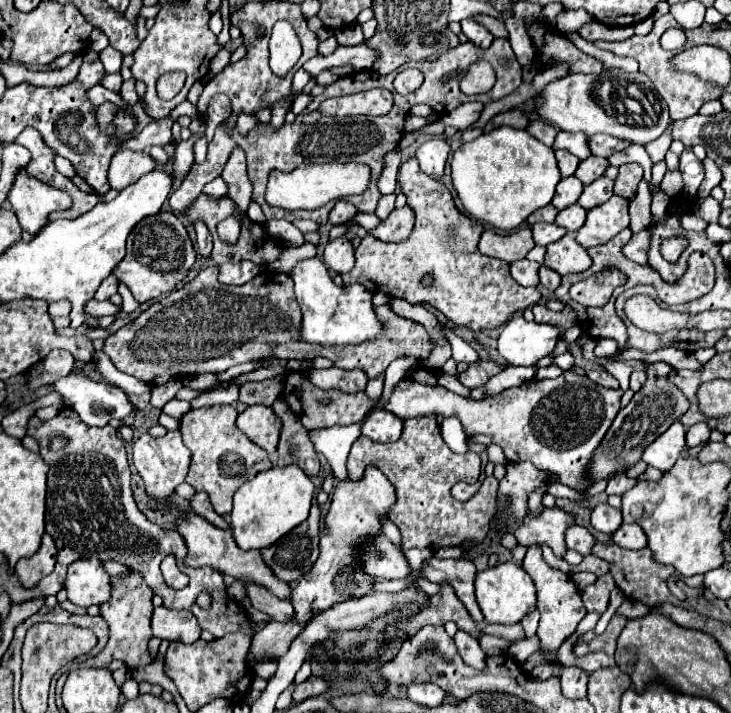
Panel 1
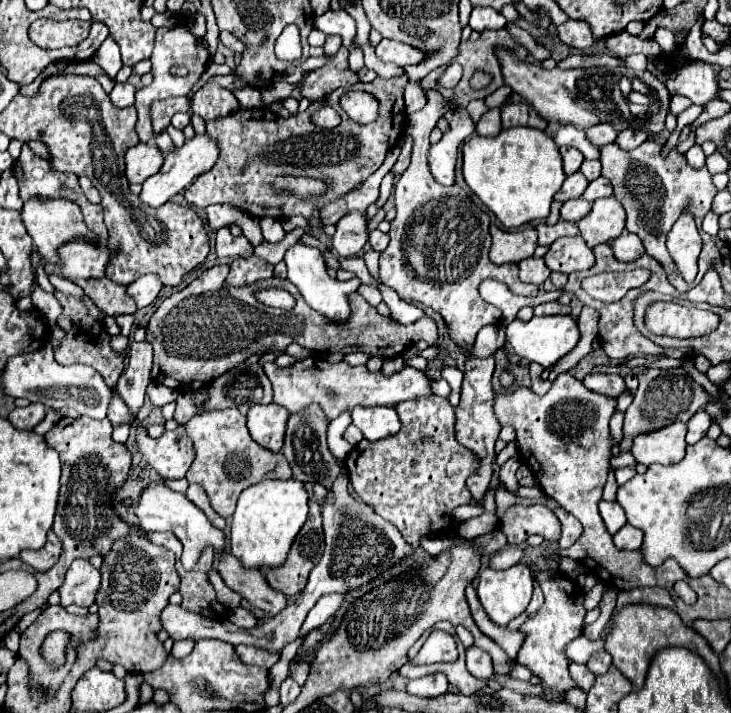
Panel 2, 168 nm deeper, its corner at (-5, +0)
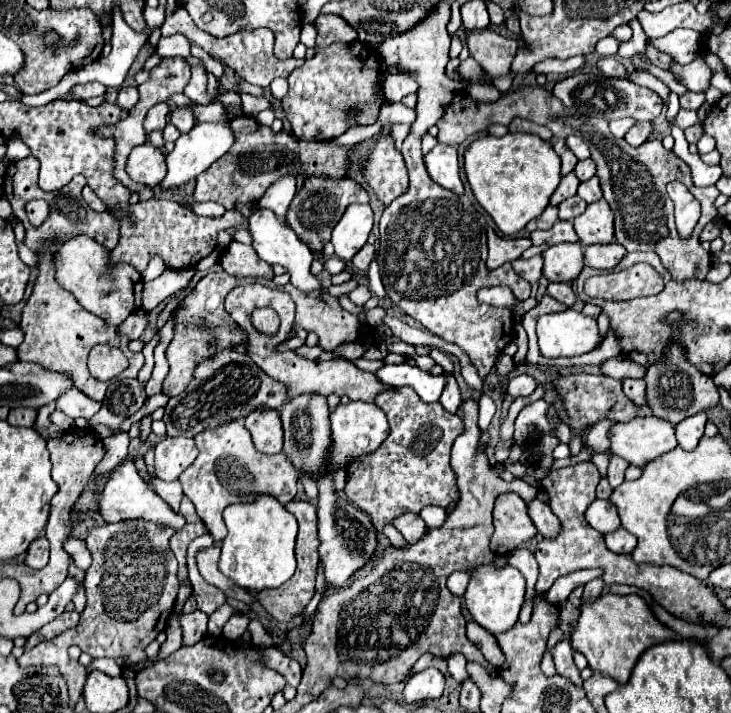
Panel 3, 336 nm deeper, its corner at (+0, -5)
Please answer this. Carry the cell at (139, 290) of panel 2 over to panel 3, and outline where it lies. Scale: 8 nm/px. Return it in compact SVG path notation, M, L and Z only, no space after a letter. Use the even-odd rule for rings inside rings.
M166 270L156 280L144 282L144 288L142 288L142 308L144 310L156 308L162 300L172 296L174 292L186 288L192 276L194 276L192 270Z

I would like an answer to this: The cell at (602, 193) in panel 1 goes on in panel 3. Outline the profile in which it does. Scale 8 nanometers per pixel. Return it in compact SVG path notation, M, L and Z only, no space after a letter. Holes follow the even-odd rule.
M598 176L590 178L588 182L582 182L582 184L578 186L578 196L580 196L582 200L586 200L588 204L598 202L598 200L602 198L602 188L600 188L600 182L598 182Z

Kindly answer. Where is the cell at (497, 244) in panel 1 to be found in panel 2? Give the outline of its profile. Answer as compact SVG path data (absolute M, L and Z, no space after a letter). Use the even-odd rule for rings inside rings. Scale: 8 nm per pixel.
M491 225L491 251L489 259L497 265L503 263L519 263L525 257L531 257L537 247L537 231L525 229L525 231L505 231L497 225Z

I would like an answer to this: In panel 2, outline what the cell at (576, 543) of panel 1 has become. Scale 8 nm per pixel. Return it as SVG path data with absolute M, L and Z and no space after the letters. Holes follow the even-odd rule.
M553 509L553 513L555 513L555 517L561 523L561 537L557 541L559 547L561 549L571 547L579 539L579 535L581 535L581 523L573 515L569 515L565 509Z

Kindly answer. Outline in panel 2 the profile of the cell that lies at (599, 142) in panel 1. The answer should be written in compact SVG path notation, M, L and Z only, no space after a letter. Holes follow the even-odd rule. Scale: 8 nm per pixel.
M623 129L623 131L619 133L619 137L617 137L617 143L619 143L621 149L631 151L631 149L639 147L647 137L649 137L649 135L647 135L647 131L643 131L643 129L641 129L641 131L635 131L635 129Z

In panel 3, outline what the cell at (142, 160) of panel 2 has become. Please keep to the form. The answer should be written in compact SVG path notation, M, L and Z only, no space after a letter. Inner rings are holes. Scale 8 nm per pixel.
M150 144L136 146L128 156L126 172L138 184L144 184L148 188L158 186L160 180L166 176L166 162L162 150Z

